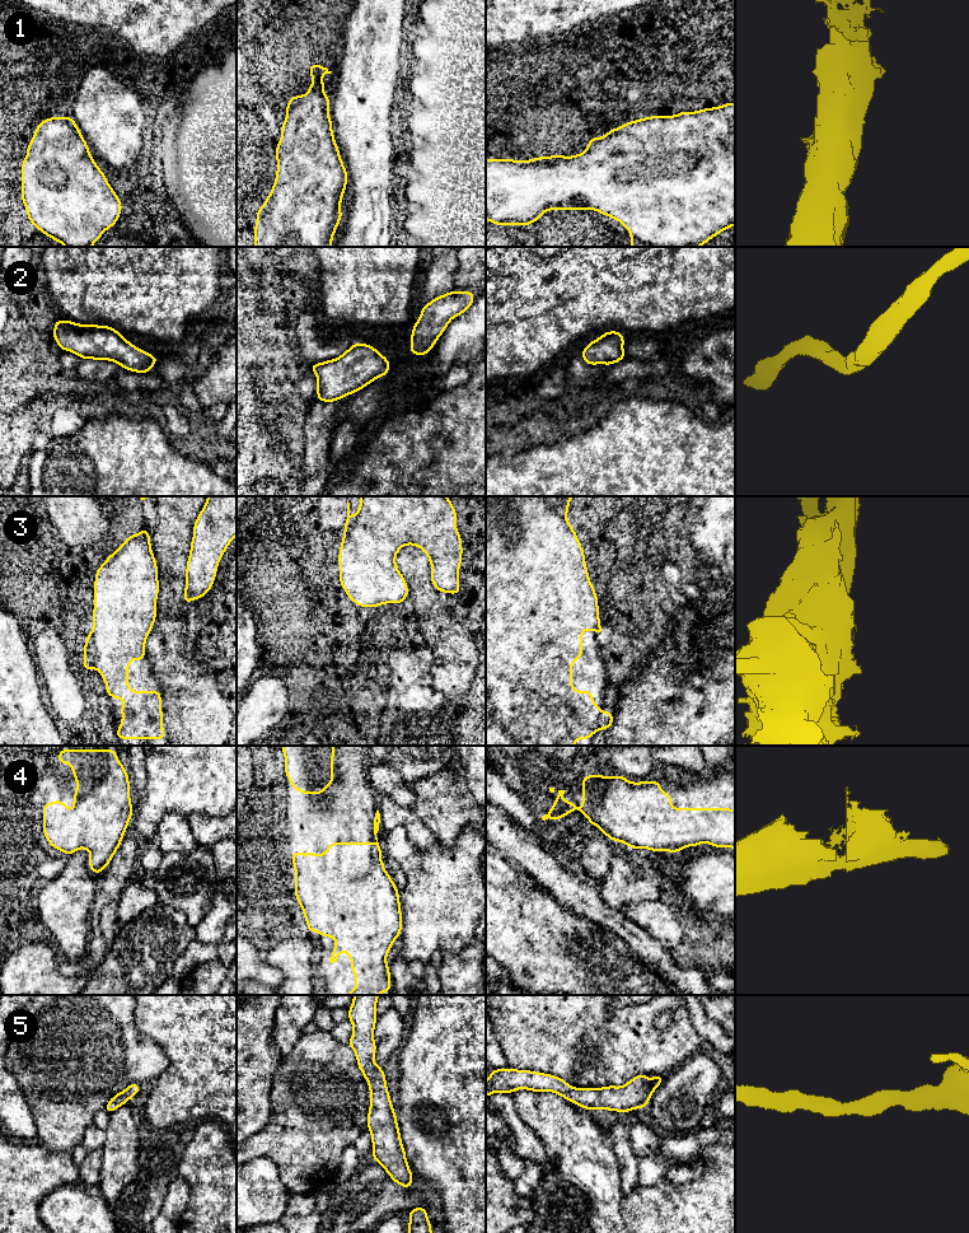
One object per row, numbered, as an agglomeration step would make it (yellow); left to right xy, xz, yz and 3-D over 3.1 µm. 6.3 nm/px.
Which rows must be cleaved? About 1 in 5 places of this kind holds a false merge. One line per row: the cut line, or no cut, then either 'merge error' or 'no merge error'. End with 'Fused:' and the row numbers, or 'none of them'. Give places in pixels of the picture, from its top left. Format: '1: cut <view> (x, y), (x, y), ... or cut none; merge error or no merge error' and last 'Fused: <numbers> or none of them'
1: cut none; no merge error
2: cut none; no merge error
3: cut none; no merge error
4: cut none; no merge error
5: cut none; no merge error
Fused: none of them

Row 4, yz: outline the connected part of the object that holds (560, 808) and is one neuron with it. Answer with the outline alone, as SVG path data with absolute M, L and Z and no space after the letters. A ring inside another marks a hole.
M601 774L582 776L582 807L565 802L566 790L558 790L556 803L543 821L562 819L565 814L577 809L589 818L588 823L598 826L612 841L621 841L632 849L665 850L678 853L687 846L702 842L718 849L735 849L735 811L731 808L673 808L671 794L661 791L659 781L632 783L621 775L604 777Z

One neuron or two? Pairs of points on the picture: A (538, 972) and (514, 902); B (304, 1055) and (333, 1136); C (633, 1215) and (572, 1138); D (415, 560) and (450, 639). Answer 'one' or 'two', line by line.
A: one
B: one
C: two
D: one

